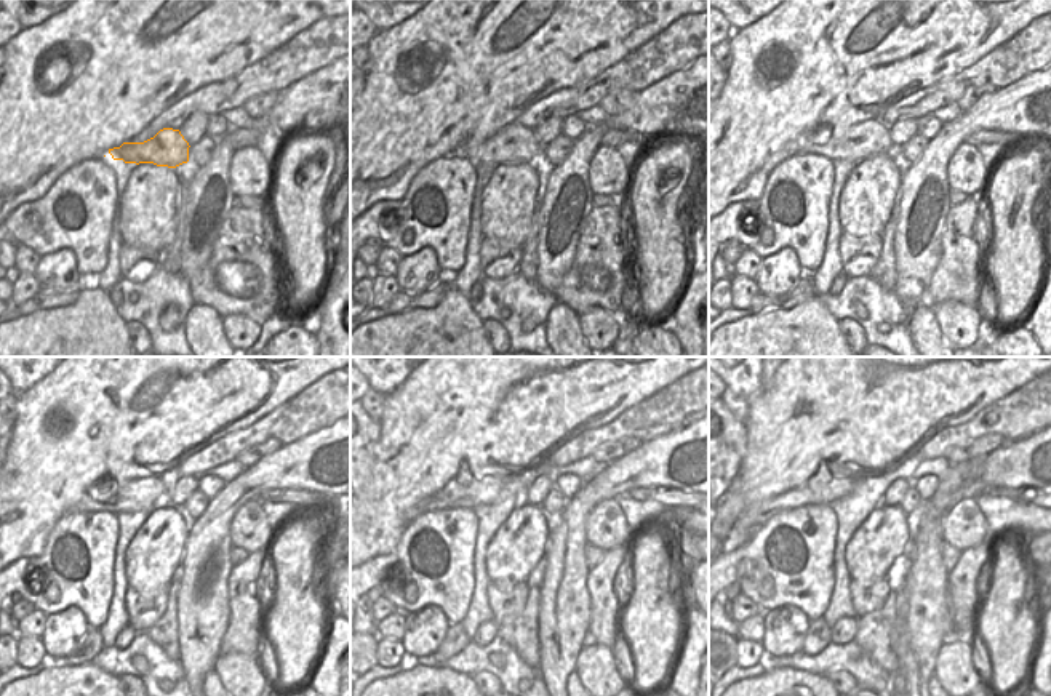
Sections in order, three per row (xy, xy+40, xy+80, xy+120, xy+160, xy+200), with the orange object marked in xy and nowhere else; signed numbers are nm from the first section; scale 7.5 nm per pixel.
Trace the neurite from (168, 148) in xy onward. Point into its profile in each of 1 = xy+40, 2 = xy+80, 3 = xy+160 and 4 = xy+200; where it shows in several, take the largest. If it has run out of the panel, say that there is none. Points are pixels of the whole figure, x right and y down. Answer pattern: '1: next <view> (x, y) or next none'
1: next xy+40 (514, 143)
2: next xy+80 (867, 138)
3: next xy+160 (456, 493)
4: next xy+200 (816, 492)

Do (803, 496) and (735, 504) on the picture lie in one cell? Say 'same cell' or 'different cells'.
different cells

